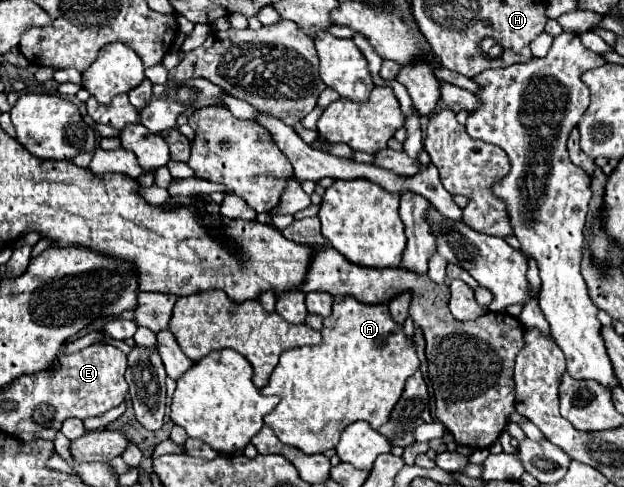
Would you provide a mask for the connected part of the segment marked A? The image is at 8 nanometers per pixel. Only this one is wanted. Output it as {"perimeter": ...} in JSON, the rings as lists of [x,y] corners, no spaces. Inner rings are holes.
{"perimeter":[[[345,297],[333,305],[333,315],[323,319],[321,335],[323,341],[319,345],[285,351],[267,387],[261,389],[263,395],[279,395],[281,399],[279,405],[265,415],[265,423],[275,431],[281,443],[299,447],[305,453],[323,453],[333,449],[349,423],[363,419],[375,429],[387,423],[395,403],[399,401],[399,395],[403,393],[405,381],[421,365],[417,357],[417,345],[405,335],[403,325],[391,319],[387,303],[367,305],[359,303],[355,297]]]}

